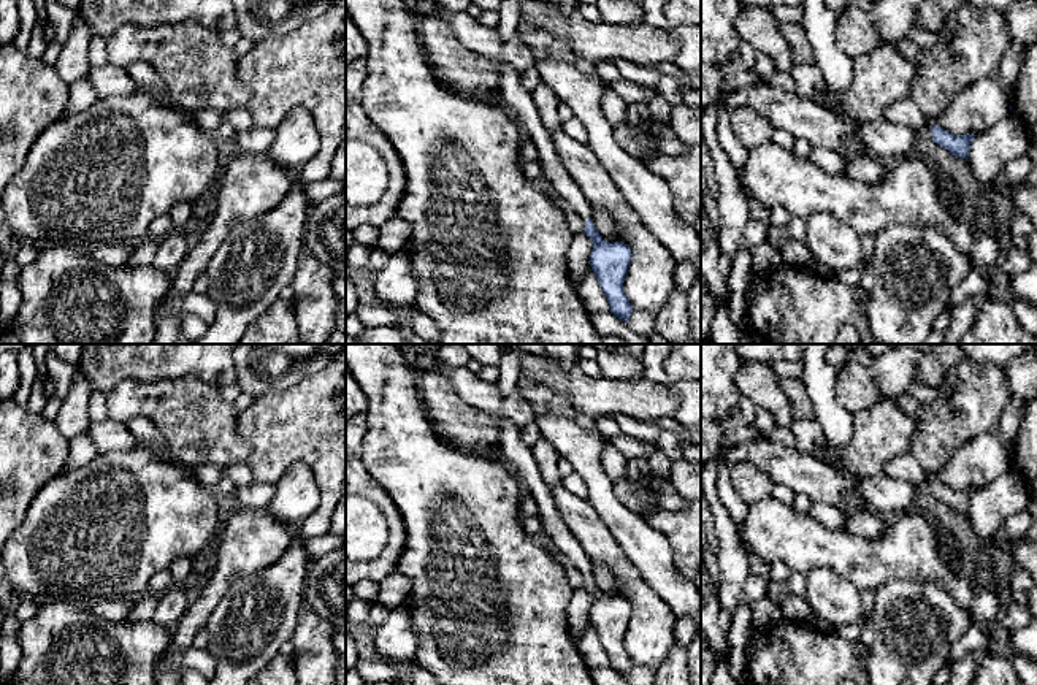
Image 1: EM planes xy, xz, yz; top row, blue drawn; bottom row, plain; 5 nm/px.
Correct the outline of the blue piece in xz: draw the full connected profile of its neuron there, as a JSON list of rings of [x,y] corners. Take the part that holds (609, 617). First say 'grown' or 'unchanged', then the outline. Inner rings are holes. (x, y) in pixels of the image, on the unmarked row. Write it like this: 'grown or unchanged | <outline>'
grown | [[[436,355],[417,358],[415,363],[420,369],[438,368],[468,404],[479,408],[498,423],[501,434],[498,457],[514,469],[525,492],[536,499],[544,533],[553,541],[557,552],[585,574],[584,588],[593,596],[590,610],[591,626],[596,630],[598,639],[609,656],[610,668],[626,679],[633,661],[625,650],[623,637],[631,618],[631,604],[623,596],[606,596],[596,585],[591,576],[591,560],[555,507],[531,447],[520,438],[520,427],[501,414],[504,395],[495,384],[482,381],[477,373],[468,368],[449,366]]]

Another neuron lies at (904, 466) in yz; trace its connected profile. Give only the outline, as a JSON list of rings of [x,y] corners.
[[[910,452],[890,460],[886,465],[886,476],[910,482],[913,485],[924,482],[932,484],[936,480],[936,477],[931,477],[924,473]]]

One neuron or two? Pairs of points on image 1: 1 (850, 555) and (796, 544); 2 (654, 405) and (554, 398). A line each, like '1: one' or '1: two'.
1: one
2: two

